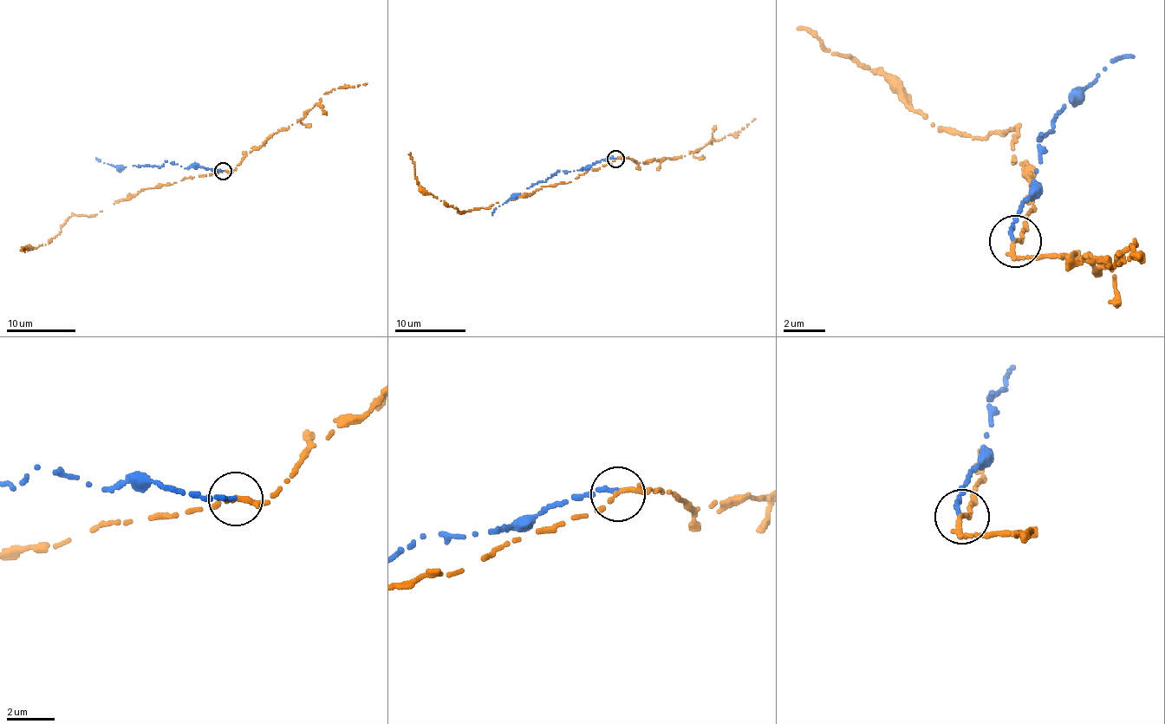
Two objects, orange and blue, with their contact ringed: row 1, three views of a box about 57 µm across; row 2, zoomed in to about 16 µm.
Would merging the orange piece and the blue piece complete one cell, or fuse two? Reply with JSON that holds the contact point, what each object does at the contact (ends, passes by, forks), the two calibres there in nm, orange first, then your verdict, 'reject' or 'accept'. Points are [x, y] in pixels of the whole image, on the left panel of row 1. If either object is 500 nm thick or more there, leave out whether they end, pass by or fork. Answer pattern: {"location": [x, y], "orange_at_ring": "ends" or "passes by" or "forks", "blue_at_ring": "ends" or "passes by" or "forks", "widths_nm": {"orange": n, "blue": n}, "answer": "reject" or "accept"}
{"location": [223, 171], "orange_at_ring": "ends", "blue_at_ring": "ends", "widths_nm": {"orange": 280, "blue": 190}, "answer": "reject"}

